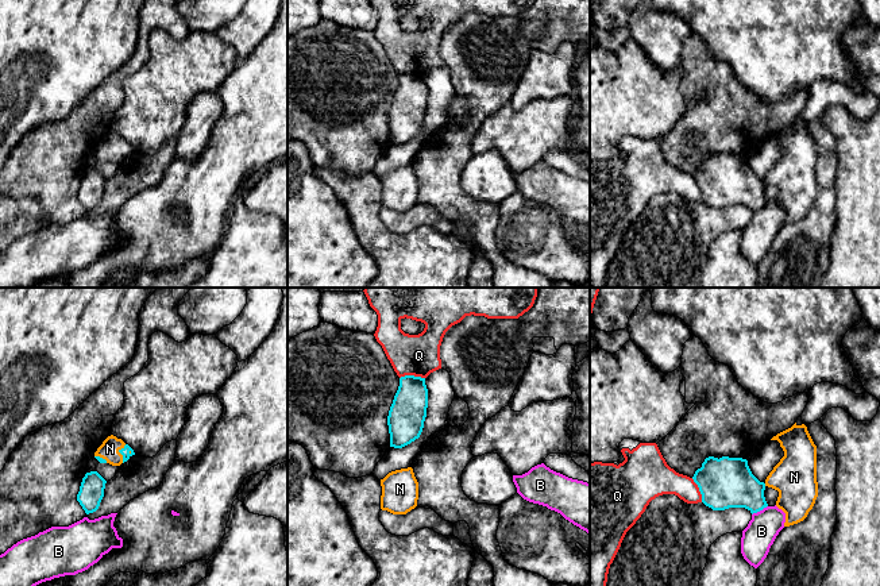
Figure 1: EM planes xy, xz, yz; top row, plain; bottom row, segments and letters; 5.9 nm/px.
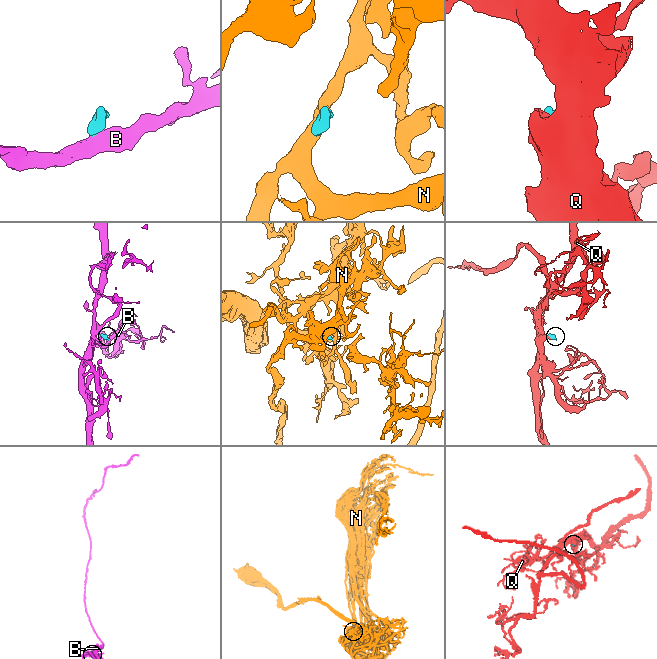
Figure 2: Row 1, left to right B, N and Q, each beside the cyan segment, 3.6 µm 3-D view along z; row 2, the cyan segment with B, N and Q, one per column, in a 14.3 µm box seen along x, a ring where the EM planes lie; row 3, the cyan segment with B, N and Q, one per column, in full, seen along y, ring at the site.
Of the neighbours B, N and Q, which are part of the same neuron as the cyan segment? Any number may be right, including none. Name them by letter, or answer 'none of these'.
N

